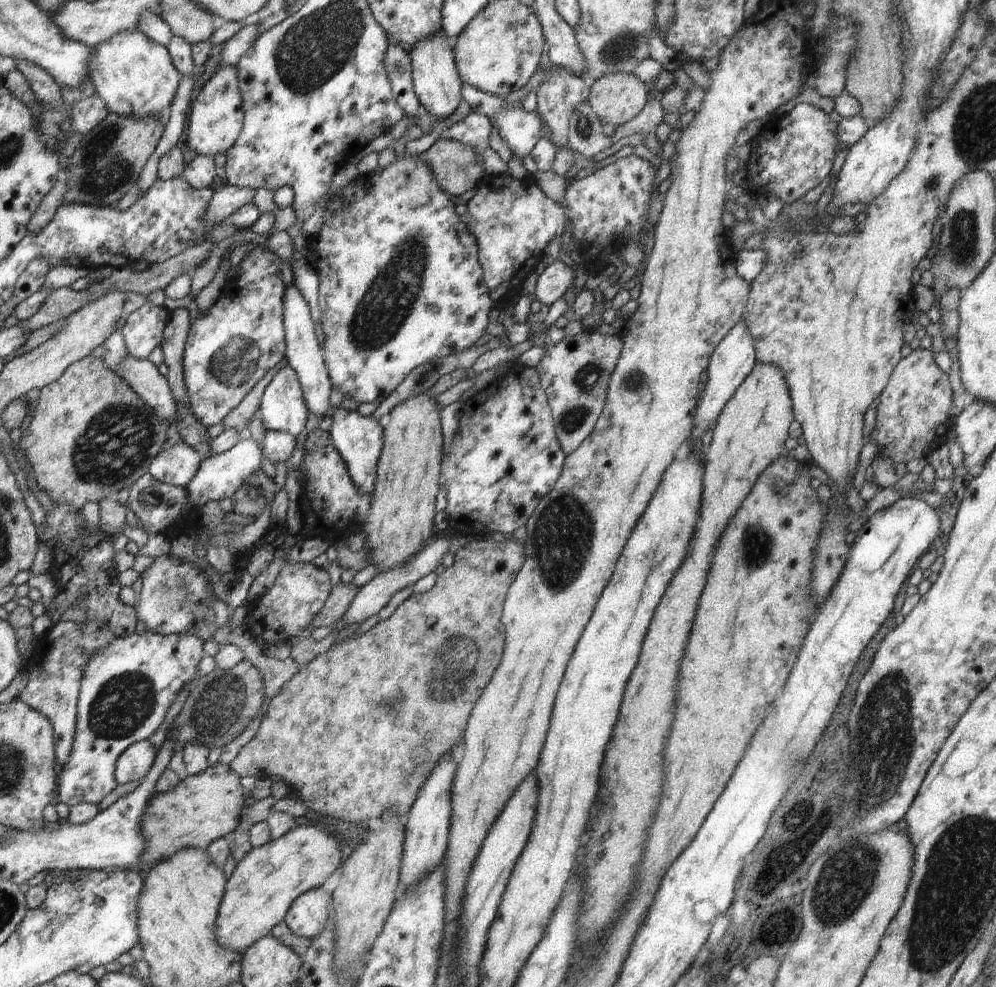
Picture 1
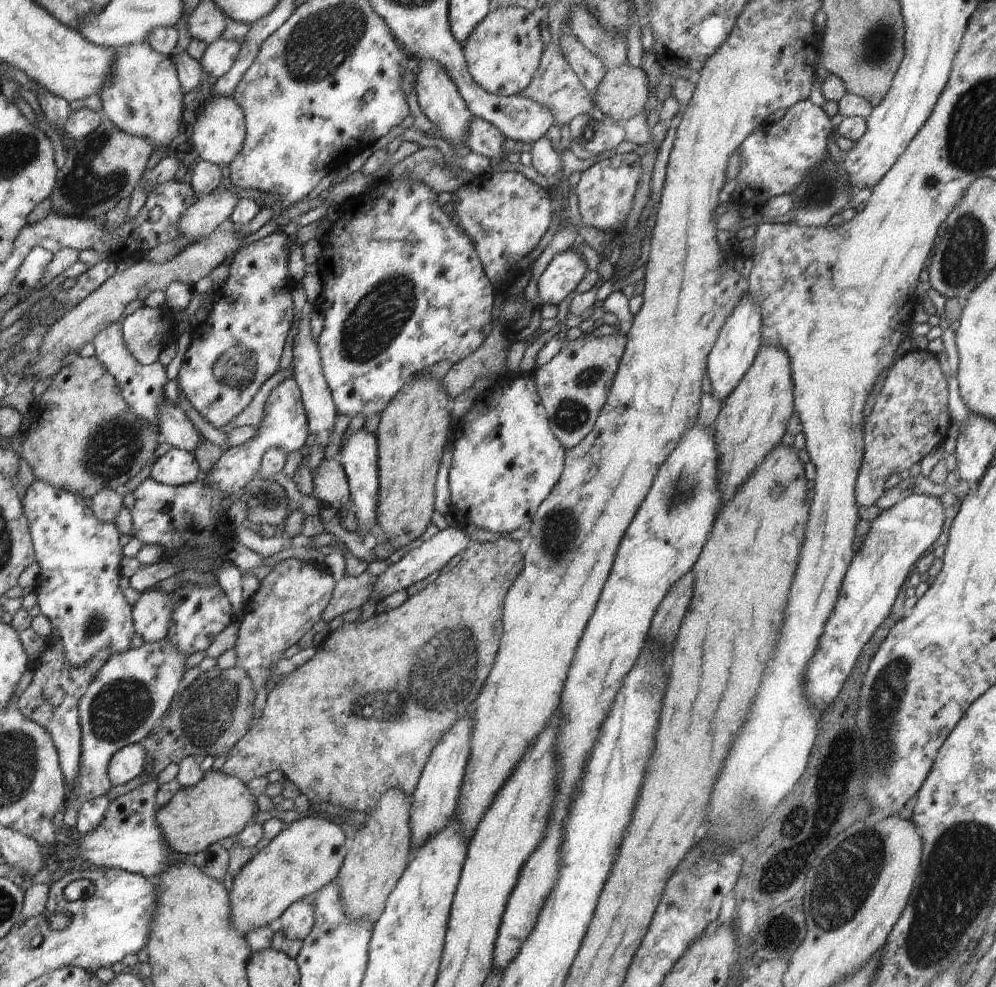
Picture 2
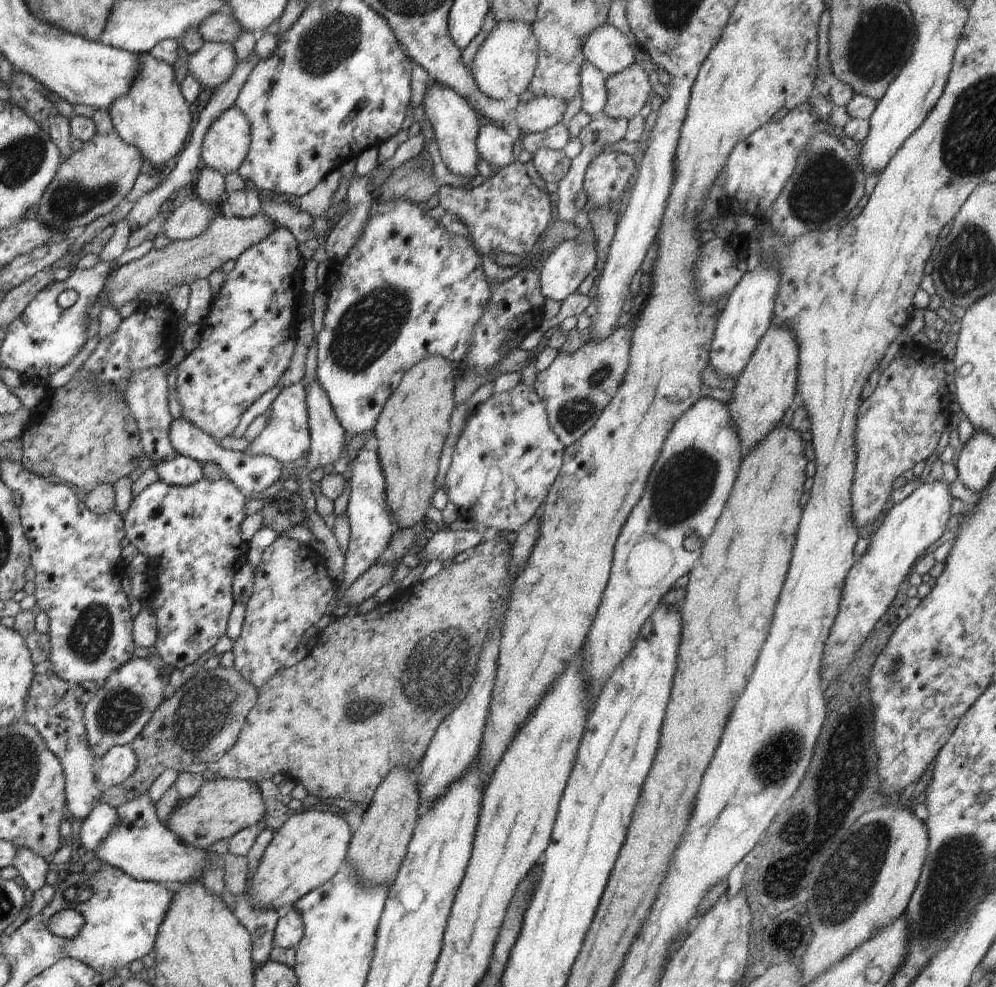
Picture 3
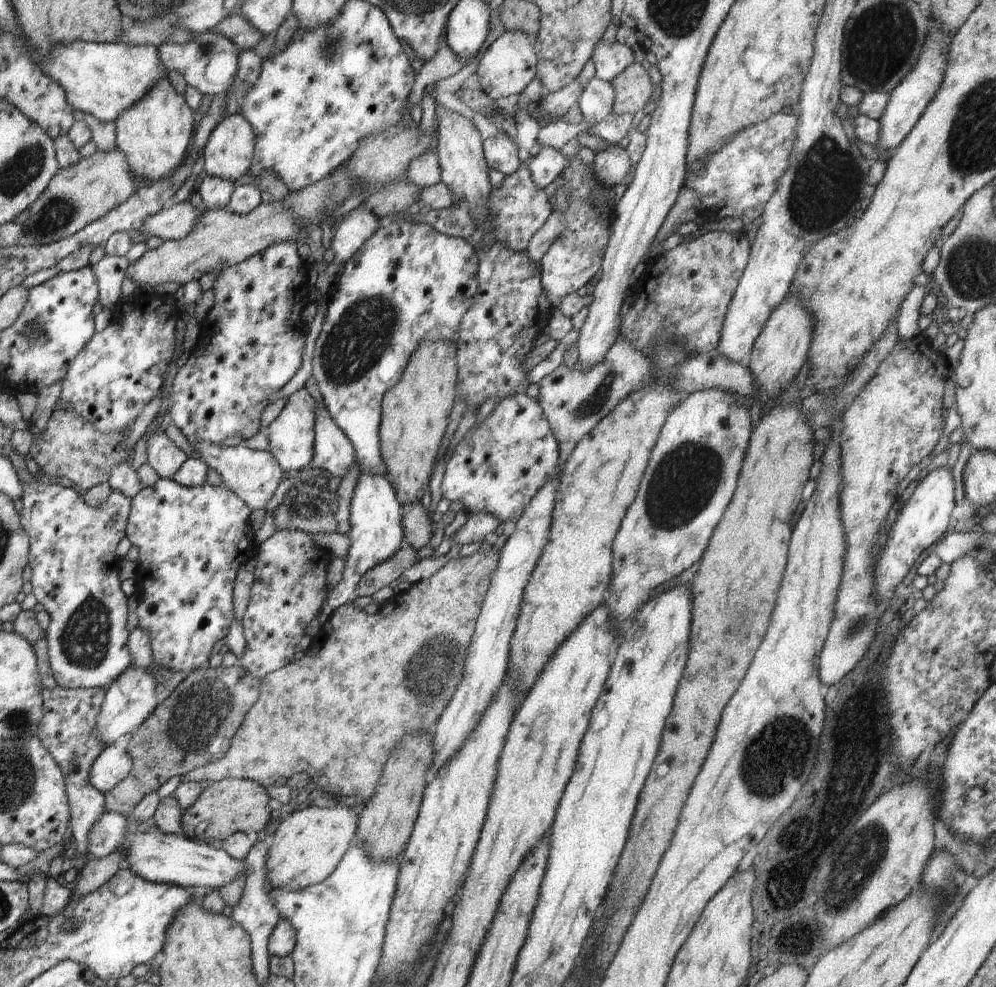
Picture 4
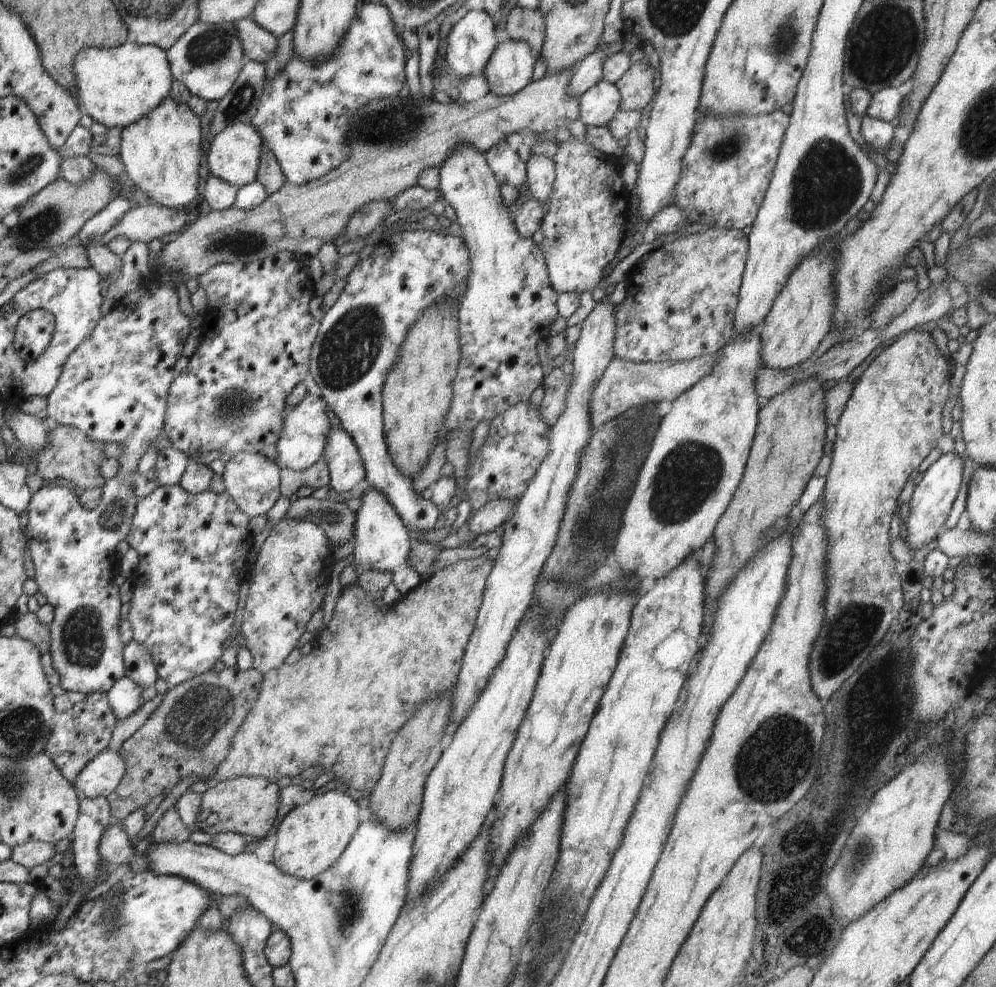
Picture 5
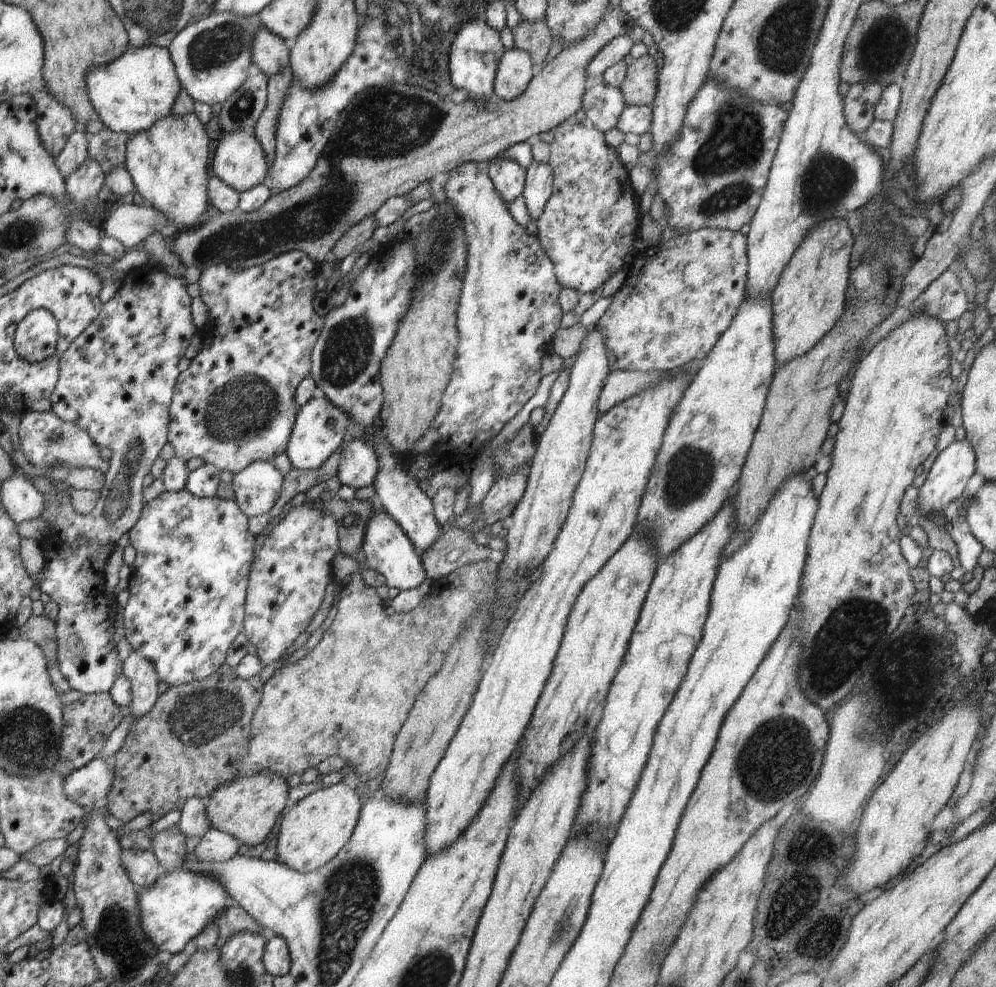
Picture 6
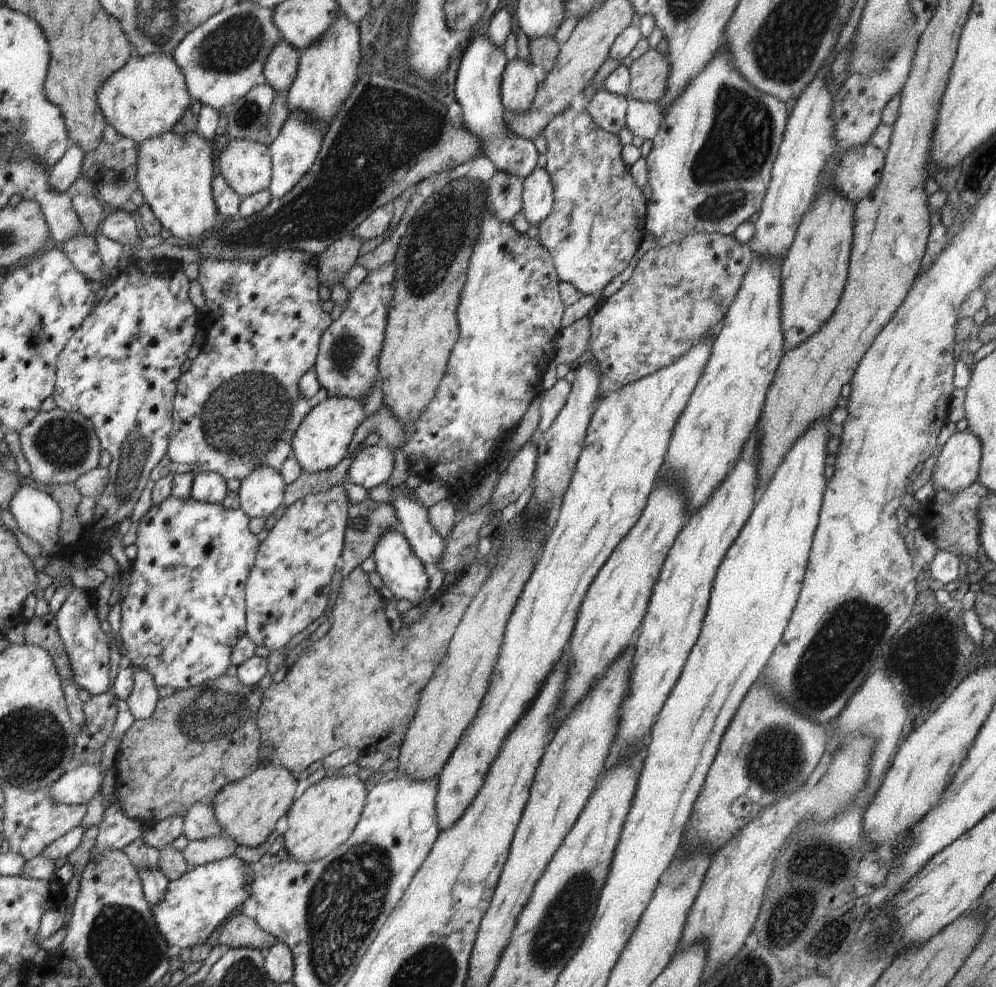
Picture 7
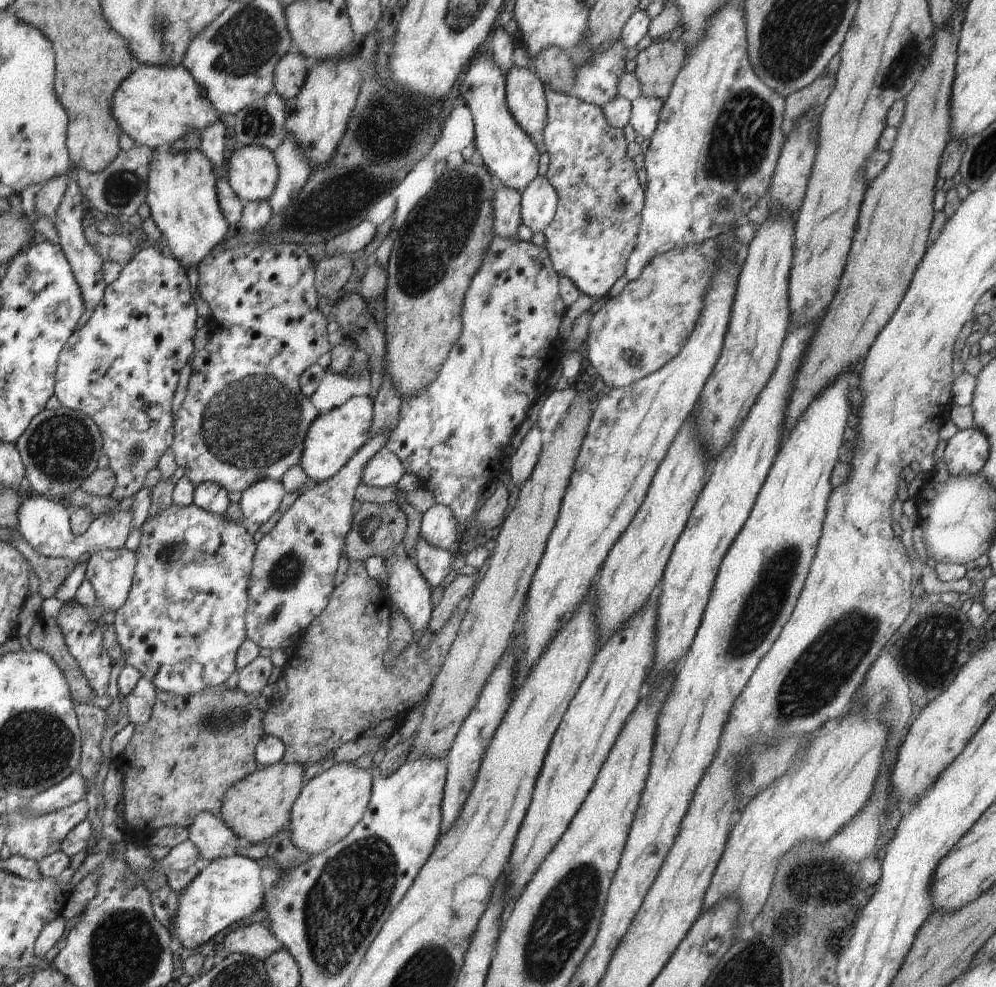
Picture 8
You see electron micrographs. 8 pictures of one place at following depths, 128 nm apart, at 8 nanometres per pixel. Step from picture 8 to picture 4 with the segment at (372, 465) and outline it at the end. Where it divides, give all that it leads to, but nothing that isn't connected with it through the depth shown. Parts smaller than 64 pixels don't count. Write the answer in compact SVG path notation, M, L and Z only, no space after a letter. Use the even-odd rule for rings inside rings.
M326 406L322 408L316 408L314 456L307 468L320 468L329 476L344 477L355 460L354 447L342 429L331 419Z

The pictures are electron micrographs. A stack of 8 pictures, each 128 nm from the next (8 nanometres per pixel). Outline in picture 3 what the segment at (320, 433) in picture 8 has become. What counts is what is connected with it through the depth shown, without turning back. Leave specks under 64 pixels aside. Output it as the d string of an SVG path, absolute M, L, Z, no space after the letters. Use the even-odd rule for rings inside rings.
M302 382L283 388L265 414L268 420L266 426L254 440L250 441L250 446L244 448L244 454L248 456L270 455L280 460L282 464L286 462L290 464L290 462L296 462L308 456L311 442L306 408L306 390Z

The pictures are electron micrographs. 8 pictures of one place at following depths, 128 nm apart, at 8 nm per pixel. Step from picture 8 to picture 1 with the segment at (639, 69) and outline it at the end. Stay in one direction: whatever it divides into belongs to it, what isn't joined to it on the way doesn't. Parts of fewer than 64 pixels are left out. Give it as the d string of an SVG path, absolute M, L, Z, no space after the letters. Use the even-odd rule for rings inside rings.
M634 73L606 74L590 84L588 102L601 124L619 127L638 116L648 100L649 86Z

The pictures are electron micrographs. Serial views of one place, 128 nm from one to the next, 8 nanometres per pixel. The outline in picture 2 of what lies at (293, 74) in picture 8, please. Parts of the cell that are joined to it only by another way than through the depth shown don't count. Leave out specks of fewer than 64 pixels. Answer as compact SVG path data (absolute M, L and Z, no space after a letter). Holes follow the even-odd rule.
M200 1L187 15L185 22L192 39L196 38L209 45L222 38L226 17L214 2Z

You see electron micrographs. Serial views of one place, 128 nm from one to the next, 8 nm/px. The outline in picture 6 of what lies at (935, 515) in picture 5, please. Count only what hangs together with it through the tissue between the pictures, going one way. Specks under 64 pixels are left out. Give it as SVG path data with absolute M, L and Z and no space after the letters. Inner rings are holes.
M966 439L960 442L954 441L945 450L939 452L927 473L925 482L919 488L915 506L917 513L932 520L937 512L944 510L948 504L952 504L954 500L960 498L966 490L968 481L976 472L975 460L976 454Z

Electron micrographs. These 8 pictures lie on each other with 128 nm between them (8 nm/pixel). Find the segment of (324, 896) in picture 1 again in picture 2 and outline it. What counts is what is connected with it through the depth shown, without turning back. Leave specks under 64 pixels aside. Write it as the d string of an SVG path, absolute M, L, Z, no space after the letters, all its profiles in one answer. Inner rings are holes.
M312 899L298 900L284 911L276 925L290 939L303 941L314 928L315 914Z

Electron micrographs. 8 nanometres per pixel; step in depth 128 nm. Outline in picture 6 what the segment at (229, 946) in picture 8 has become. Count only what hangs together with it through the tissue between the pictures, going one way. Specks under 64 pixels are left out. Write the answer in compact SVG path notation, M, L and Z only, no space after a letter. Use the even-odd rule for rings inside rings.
M235 903L234 905L222 910L215 919L218 926L219 936L222 938L230 938L232 934L238 932L252 932L252 934L262 934L266 941L275 934L258 924L244 908Z

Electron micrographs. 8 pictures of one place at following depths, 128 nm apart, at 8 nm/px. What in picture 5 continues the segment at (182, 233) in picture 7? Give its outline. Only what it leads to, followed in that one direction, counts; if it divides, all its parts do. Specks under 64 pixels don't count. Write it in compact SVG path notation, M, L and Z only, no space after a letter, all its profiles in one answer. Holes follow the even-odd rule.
M166 96L154 110L146 116L122 128L120 134L120 152L117 155L126 168L126 179L134 190L150 196L156 205L185 210L198 198L198 180L200 180L200 160L202 160L202 132L200 117L194 114L187 104L178 104Z

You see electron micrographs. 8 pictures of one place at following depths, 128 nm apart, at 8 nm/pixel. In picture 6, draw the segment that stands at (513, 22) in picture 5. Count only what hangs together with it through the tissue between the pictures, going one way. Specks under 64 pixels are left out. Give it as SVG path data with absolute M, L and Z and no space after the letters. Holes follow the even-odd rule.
M522 20L511 29L514 46L530 55L534 65L541 66L552 45L550 29L545 22L528 22Z

